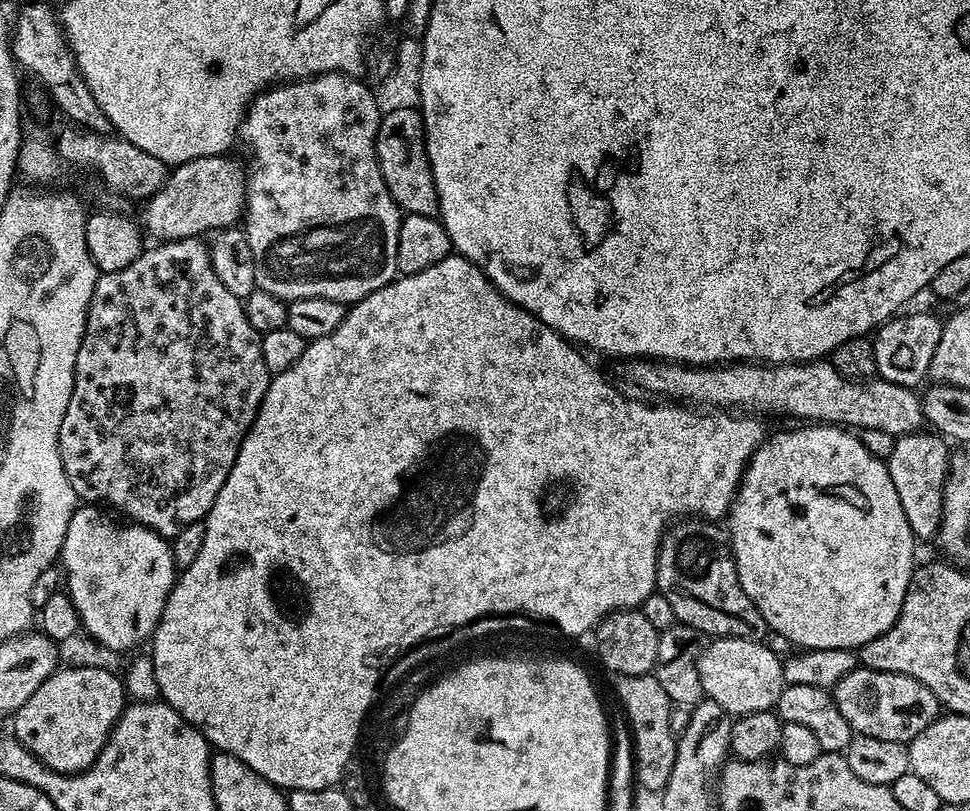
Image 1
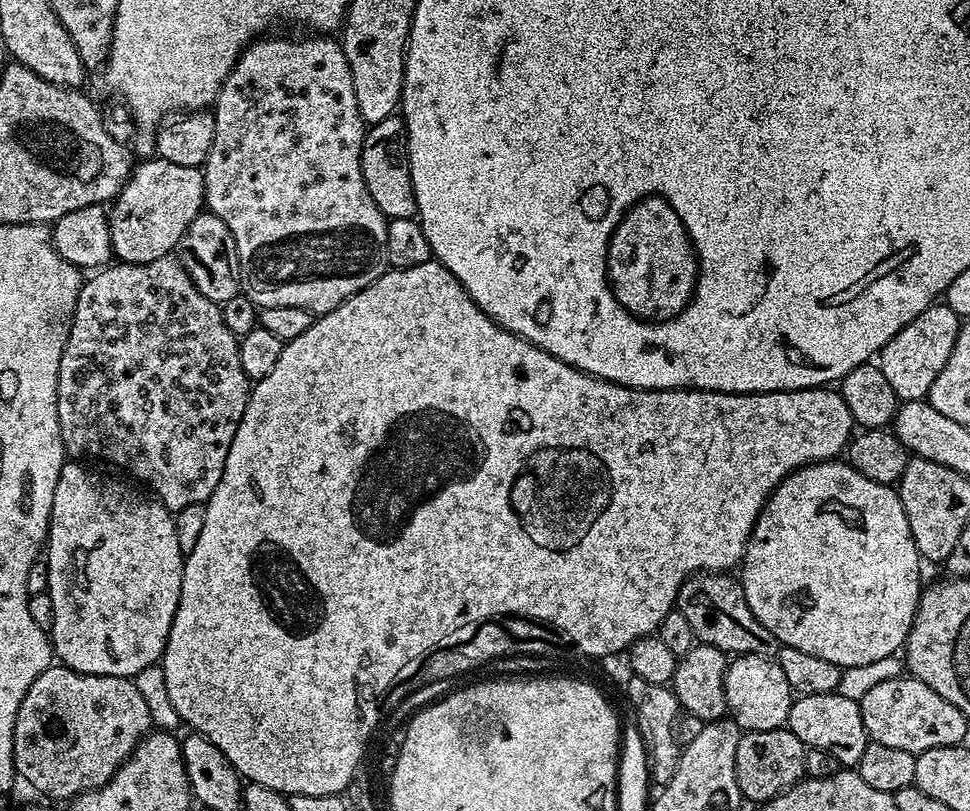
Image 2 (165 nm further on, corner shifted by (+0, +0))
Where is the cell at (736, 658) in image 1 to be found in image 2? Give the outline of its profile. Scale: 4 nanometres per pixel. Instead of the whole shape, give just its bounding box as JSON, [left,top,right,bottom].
[724,656,794,732]

